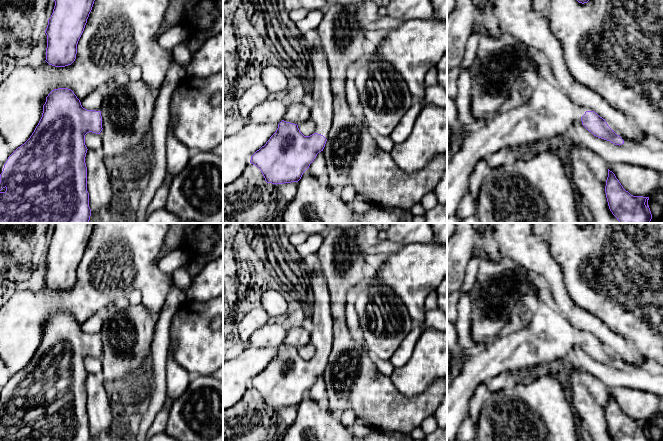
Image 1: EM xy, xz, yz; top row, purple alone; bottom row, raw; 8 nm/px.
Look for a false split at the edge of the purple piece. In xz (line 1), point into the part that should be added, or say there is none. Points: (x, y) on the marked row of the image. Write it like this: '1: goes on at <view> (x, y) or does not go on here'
1: goes on at xz (322, 109)

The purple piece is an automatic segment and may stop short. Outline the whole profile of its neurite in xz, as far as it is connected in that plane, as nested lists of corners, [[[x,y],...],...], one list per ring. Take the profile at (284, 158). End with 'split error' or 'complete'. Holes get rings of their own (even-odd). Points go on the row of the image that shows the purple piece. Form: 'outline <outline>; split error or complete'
outline [[[319,45],[306,47],[306,61],[313,69],[313,83],[310,93],[313,97],[310,120],[315,124],[315,131],[310,136],[304,136],[297,124],[282,120],[276,132],[264,146],[252,156],[250,163],[257,166],[267,183],[284,184],[298,182],[303,173],[309,168],[317,154],[323,151],[333,122],[333,94],[329,65],[324,52]]]; split error

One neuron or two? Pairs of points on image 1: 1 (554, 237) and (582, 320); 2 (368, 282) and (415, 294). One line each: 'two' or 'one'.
1: two
2: two

